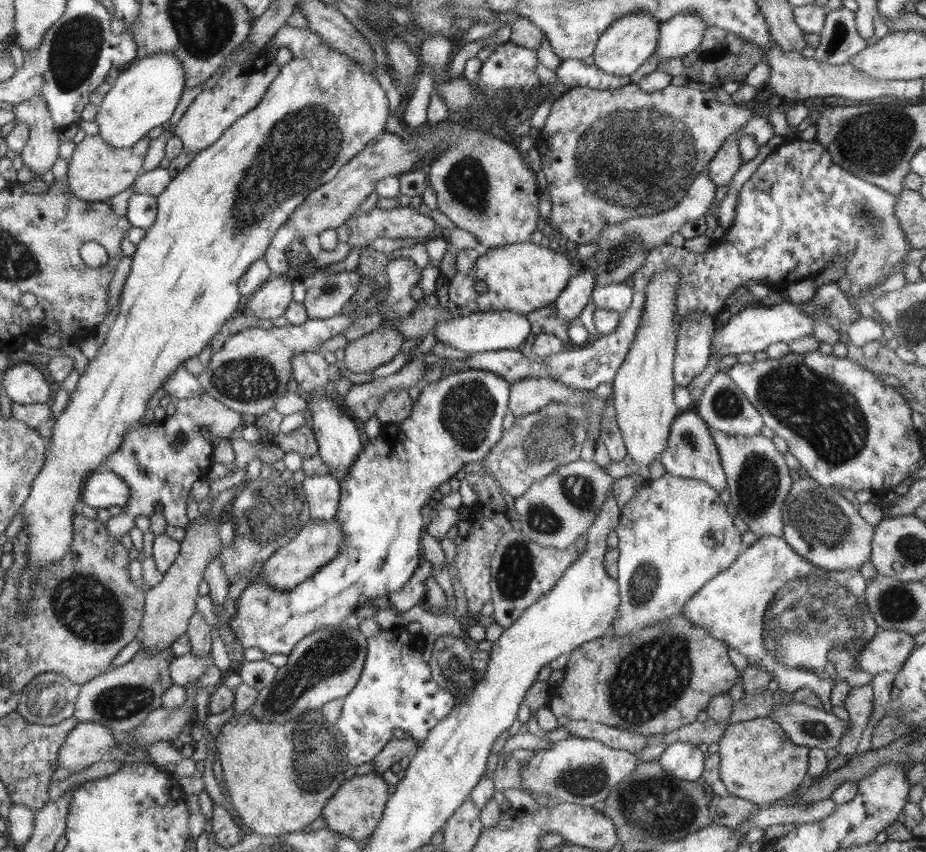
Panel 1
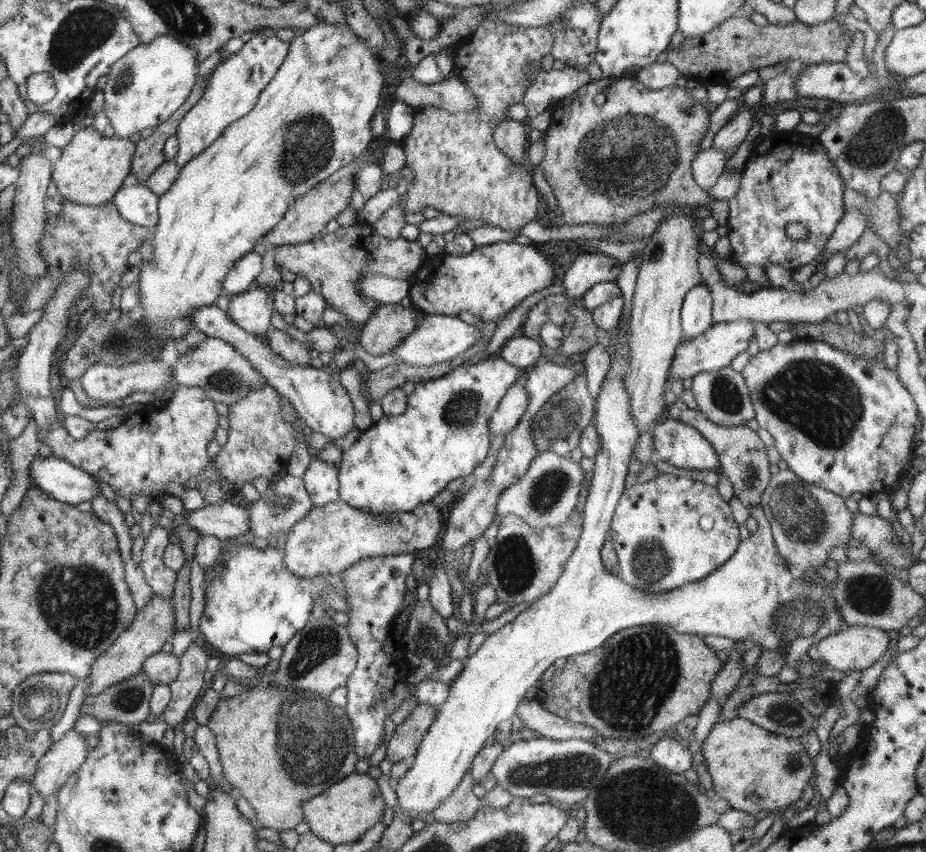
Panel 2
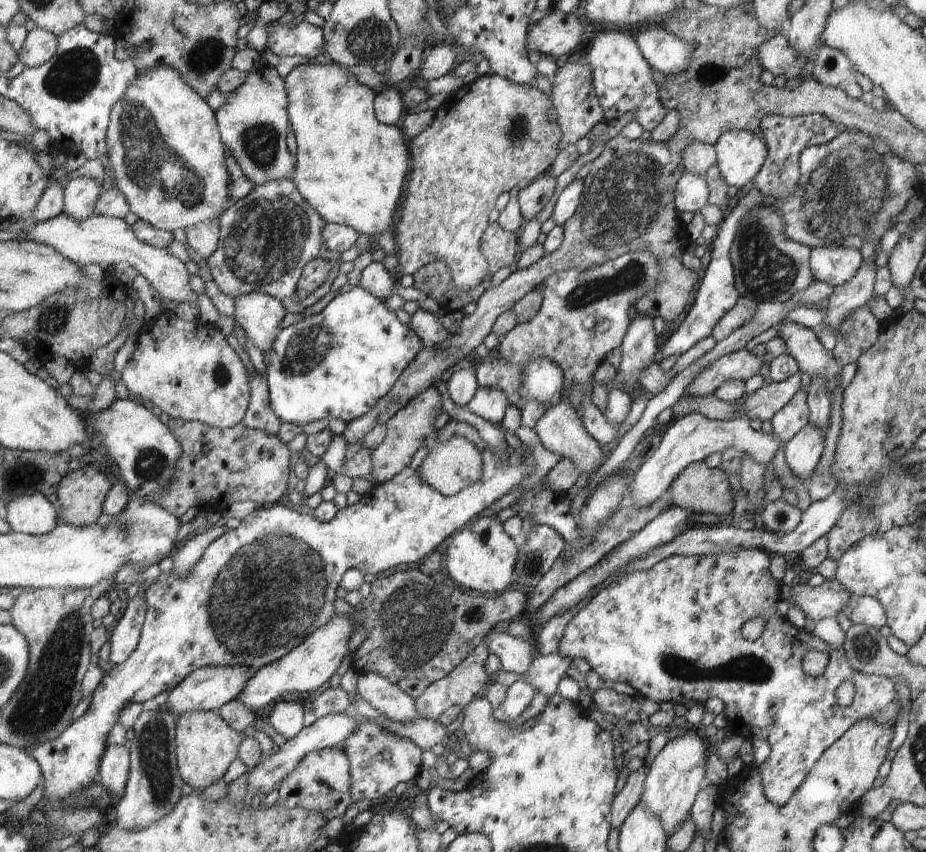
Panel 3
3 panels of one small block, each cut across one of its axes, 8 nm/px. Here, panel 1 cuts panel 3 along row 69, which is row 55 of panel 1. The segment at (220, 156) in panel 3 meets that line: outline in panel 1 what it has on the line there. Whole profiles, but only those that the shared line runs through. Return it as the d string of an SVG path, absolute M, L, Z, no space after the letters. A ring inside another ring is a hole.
M172 52L144 56L120 74L97 108L98 135L106 144L118 149L132 148L152 128L168 122L184 92L184 70Z

